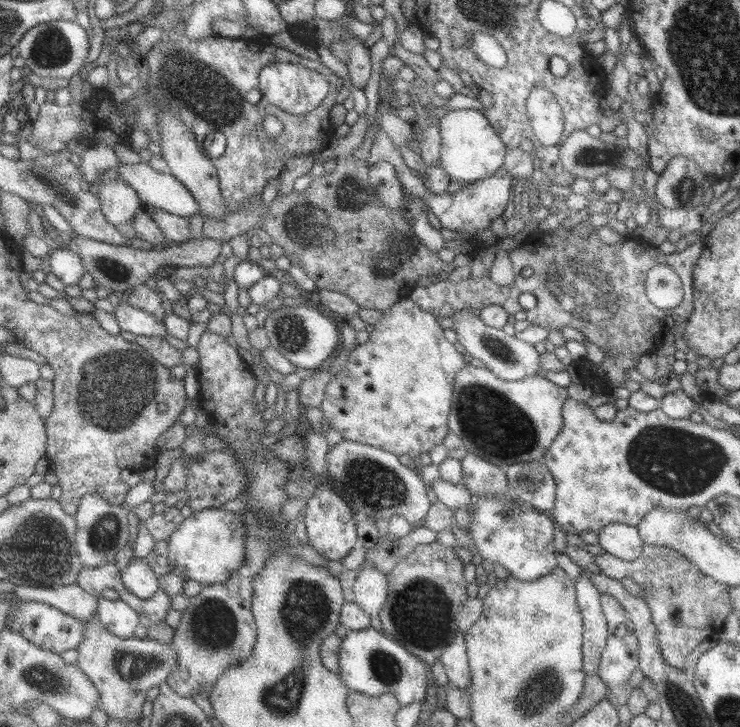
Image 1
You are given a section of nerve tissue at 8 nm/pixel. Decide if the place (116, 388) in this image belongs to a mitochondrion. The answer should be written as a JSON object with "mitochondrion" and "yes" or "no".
{"mitochondrion":"yes"}

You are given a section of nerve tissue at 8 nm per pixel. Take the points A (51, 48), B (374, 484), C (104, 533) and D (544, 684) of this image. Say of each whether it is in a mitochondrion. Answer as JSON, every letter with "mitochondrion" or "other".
{"A":"mitochondrion","B":"mitochondrion","C":"mitochondrion","D":"mitochondrion"}

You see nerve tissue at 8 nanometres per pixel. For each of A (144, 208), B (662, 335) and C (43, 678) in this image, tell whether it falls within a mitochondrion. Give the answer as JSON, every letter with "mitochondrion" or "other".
{"A":"other","B":"other","C":"mitochondrion"}

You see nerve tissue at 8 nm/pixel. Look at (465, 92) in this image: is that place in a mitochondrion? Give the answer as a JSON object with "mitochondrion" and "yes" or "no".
{"mitochondrion":"no"}

